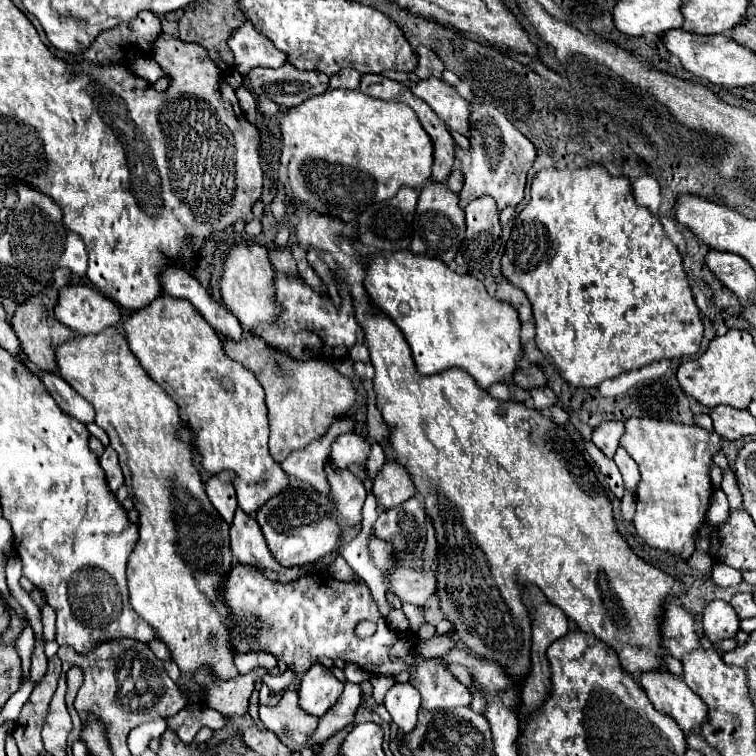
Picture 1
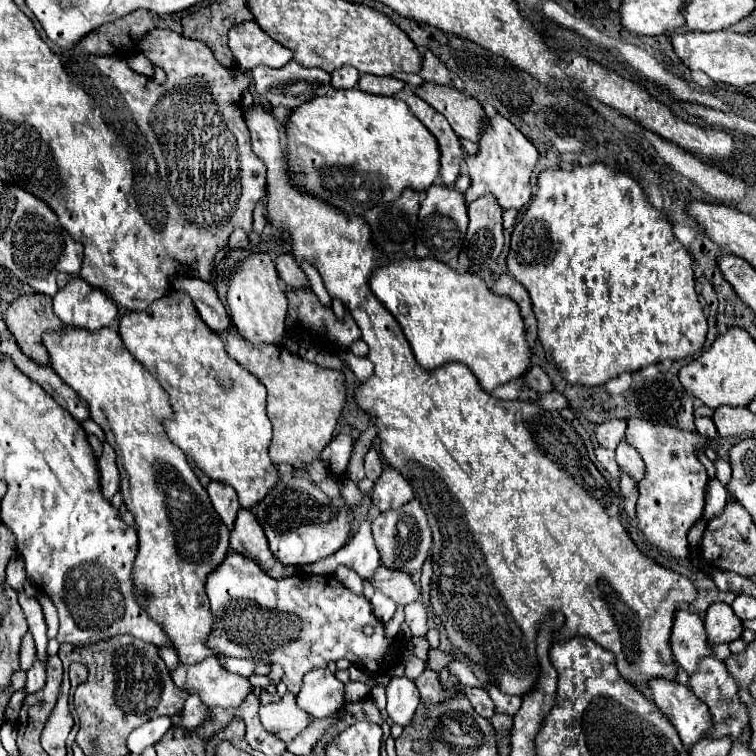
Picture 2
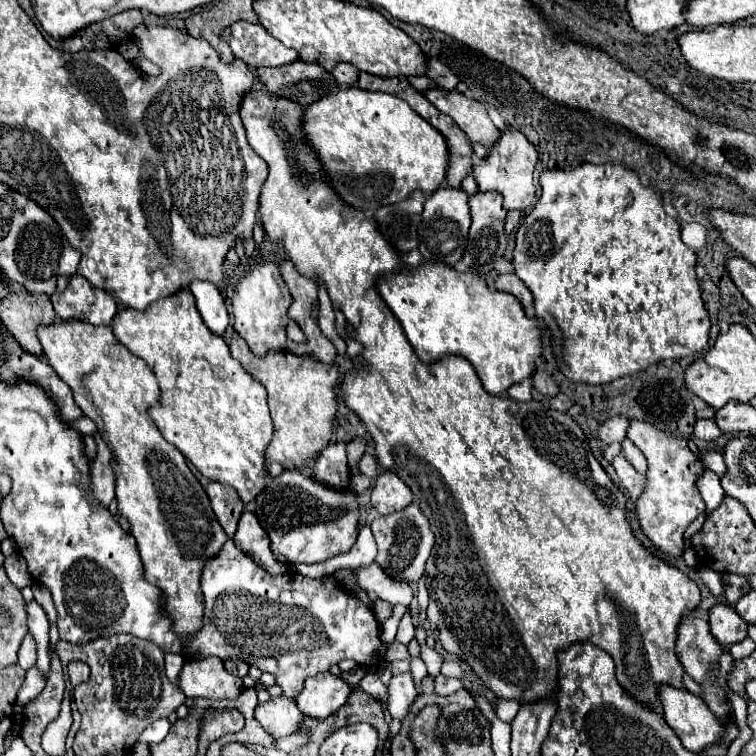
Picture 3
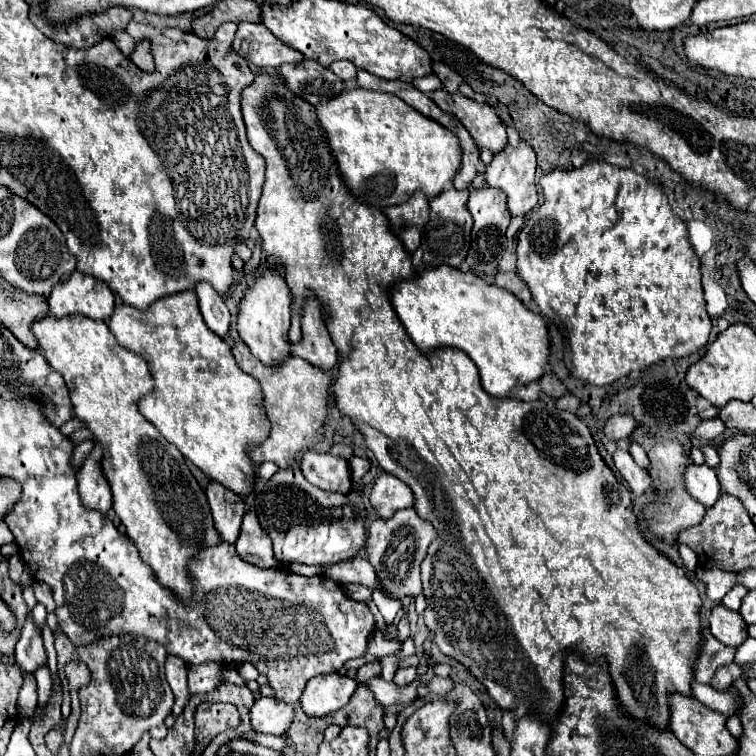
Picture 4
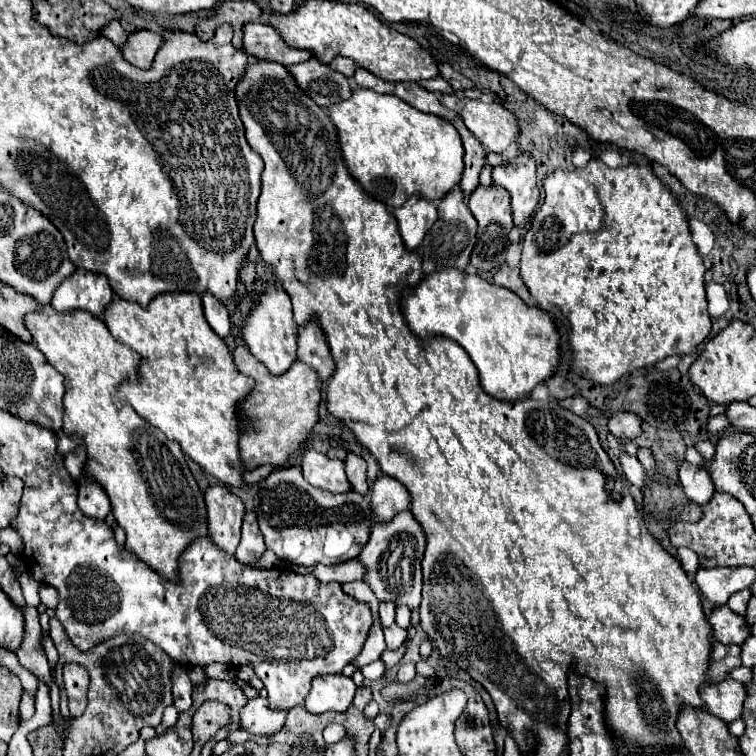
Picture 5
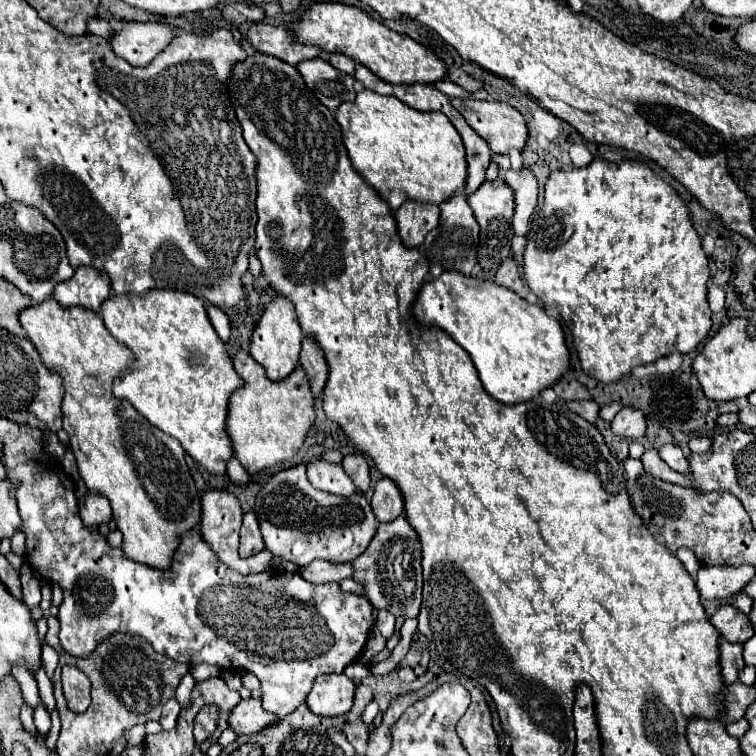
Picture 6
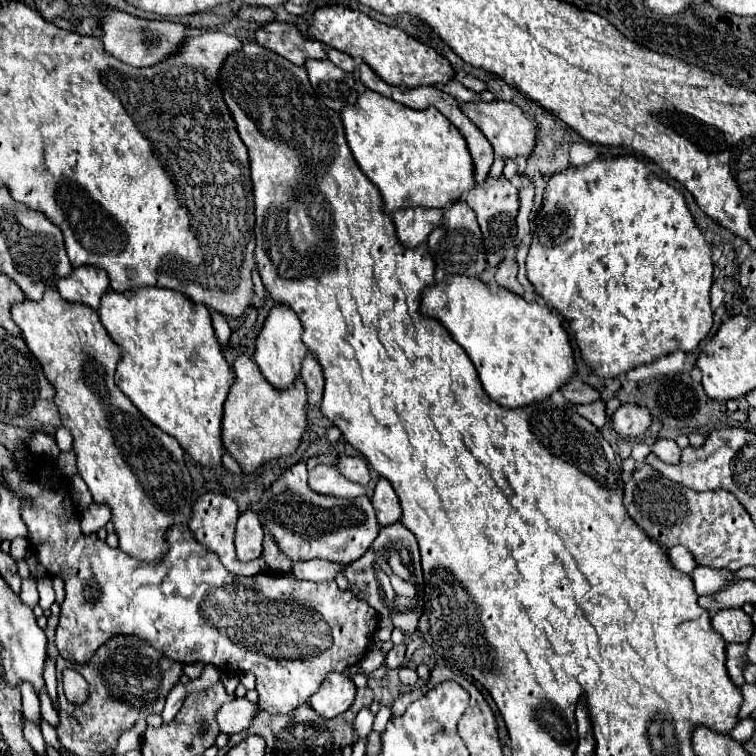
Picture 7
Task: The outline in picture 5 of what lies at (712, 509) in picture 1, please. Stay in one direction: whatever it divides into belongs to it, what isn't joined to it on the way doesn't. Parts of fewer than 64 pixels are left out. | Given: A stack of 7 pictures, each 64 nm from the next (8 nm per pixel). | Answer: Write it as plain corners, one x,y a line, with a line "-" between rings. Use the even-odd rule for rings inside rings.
676,460
676,464
678,464
678,478
686,496
696,504
706,504
714,494
710,476
702,468
692,466
686,460

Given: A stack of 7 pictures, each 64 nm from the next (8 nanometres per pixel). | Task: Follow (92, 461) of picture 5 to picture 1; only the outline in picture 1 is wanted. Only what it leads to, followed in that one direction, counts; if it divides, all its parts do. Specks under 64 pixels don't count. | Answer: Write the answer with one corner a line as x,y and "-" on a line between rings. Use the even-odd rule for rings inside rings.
106,328
100,334
76,336
68,342
62,342
56,346
56,364
58,374
94,406
94,422
105,430
110,446
116,450
129,496
134,500
134,508
140,512
140,540
128,560
130,604
150,626
156,628
158,638
170,648
174,662
182,670
180,688
188,694
188,702
202,702
198,694
198,684
192,680
192,672
196,668
208,664
218,678
234,678
238,674
232,662
234,652
226,642
226,608
218,604
222,576
232,566
228,540
230,526
218,516
204,492
200,474
192,464
192,450
188,440
178,440
176,436
176,432
180,430
178,406
158,384
154,384
154,380
150,380
138,358
130,352
124,334
120,334
116,328

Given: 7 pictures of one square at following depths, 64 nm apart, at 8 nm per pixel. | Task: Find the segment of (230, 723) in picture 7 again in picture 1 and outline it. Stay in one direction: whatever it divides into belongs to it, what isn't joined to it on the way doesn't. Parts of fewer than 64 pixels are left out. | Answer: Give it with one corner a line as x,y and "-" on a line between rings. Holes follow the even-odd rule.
286,690
276,706
260,706
260,720
266,730
274,732
290,750
298,750
314,732
318,718
298,706
298,692

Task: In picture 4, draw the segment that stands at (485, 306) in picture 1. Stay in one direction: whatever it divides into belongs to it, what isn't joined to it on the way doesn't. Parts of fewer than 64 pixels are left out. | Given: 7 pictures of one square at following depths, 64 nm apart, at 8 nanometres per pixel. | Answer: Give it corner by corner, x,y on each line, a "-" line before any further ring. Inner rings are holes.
450,266
424,270
412,280
394,284
390,298
406,332
422,352
428,352
428,348
442,348
442,346
464,350
478,366
482,388
490,396
510,398
516,386
526,386
546,374
546,366
550,358
550,334
548,334
546,318
538,312
528,310
512,292
488,284
486,280
482,280
472,272
460,272

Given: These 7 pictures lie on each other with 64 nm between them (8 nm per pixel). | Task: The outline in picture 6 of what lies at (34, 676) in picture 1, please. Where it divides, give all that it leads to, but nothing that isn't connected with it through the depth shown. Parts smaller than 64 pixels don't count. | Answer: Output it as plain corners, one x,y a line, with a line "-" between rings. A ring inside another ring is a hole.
24,704
22,706
22,716
20,716
20,720
22,720
22,726
24,726
24,730
26,732
30,732
32,736
40,736
40,732
36,730
36,726
34,726
34,718
32,718
32,710

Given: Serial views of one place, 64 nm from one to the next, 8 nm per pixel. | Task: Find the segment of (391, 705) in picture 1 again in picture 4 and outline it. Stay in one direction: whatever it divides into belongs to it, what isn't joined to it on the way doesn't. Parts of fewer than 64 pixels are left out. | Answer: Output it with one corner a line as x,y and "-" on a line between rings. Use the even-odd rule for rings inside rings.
406,666
406,668
400,668
400,670
396,672
394,682
404,686
404,684
410,684
414,678
416,678
416,666

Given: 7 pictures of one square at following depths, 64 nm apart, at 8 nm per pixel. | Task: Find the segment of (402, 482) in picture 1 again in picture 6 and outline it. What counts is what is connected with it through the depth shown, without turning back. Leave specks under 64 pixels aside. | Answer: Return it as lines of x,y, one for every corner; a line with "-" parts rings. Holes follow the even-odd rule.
382,478
374,486
372,510
378,522
390,522
404,512
404,500
398,486
390,478

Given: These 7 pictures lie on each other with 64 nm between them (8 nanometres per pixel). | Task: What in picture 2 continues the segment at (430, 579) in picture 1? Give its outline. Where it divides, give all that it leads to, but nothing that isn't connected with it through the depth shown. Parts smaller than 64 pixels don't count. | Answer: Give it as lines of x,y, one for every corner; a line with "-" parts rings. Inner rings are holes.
378,566
374,576
368,580
374,590
380,590
396,604
410,604
420,598
420,588
414,584
414,578
406,572
396,572
384,566

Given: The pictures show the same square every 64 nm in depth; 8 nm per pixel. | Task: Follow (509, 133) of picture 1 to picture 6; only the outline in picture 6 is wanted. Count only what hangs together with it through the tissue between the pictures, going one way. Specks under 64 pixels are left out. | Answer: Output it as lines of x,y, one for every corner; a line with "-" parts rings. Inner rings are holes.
524,168
522,172
500,170
500,178
506,180
506,184
514,190
514,196
516,196
515,213
512,219
514,233
526,236
529,231
530,212
536,208
538,182
528,168

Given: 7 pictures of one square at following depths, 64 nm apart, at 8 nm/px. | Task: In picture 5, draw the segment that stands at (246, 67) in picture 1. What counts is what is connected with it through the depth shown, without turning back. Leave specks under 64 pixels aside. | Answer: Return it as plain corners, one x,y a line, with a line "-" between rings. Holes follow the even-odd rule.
260,22
244,24
244,50
260,60
274,60
284,66
306,62
314,56
310,50
288,46
276,28

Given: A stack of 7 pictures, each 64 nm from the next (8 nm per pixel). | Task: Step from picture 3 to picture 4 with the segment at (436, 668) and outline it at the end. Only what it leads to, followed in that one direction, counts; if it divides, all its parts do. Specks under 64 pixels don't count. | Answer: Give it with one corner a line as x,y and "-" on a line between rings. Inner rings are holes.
432,659
427,660
428,671
422,676
418,676
410,686
398,686
394,682
386,682
382,678
372,678
368,680
370,690
374,692
376,700
384,706
384,708
392,708
392,706
408,706
416,700
416,690
418,686
424,686
430,682
430,678
434,677
435,663

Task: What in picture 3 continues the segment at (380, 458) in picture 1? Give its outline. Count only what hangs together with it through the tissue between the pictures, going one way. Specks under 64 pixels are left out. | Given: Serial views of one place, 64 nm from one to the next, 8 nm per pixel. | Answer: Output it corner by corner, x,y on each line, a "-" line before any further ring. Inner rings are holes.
364,454
362,460
358,462
358,470
360,470
360,474
366,474
366,476
374,478
378,474
378,464
370,454

